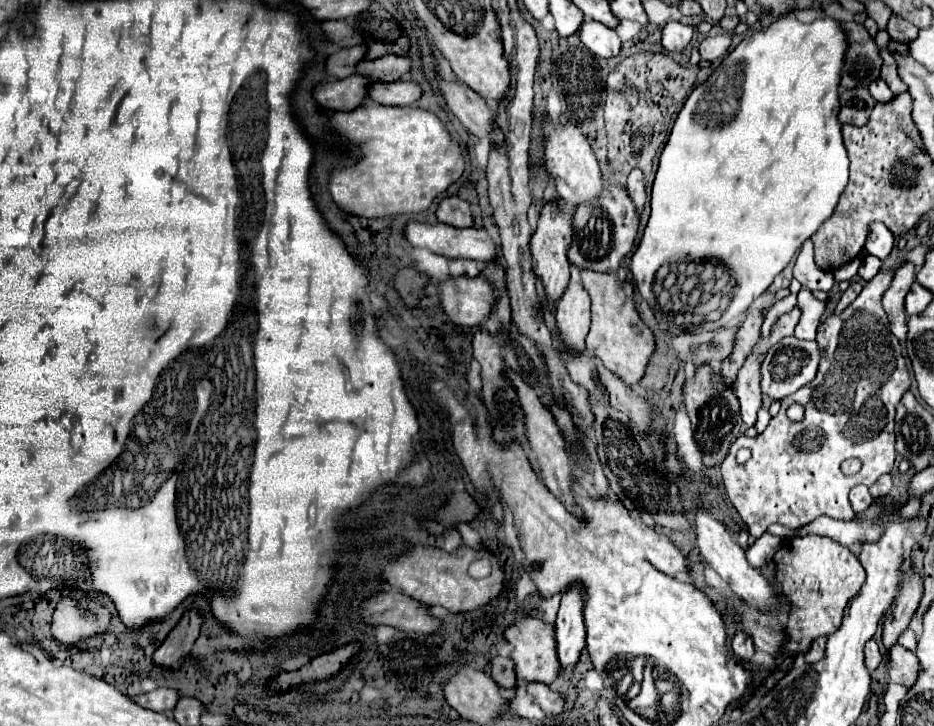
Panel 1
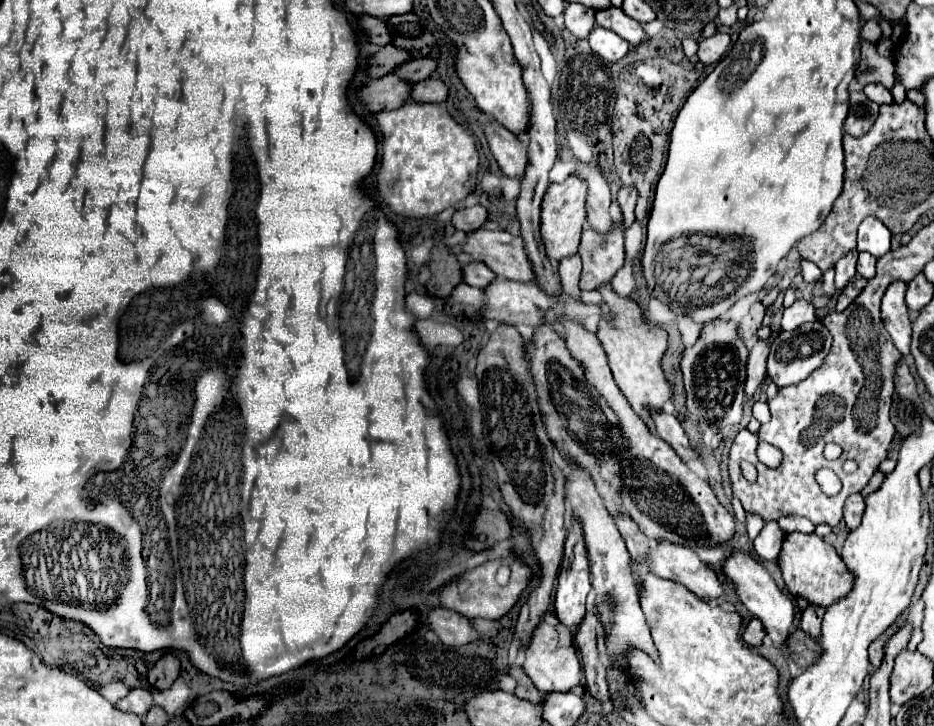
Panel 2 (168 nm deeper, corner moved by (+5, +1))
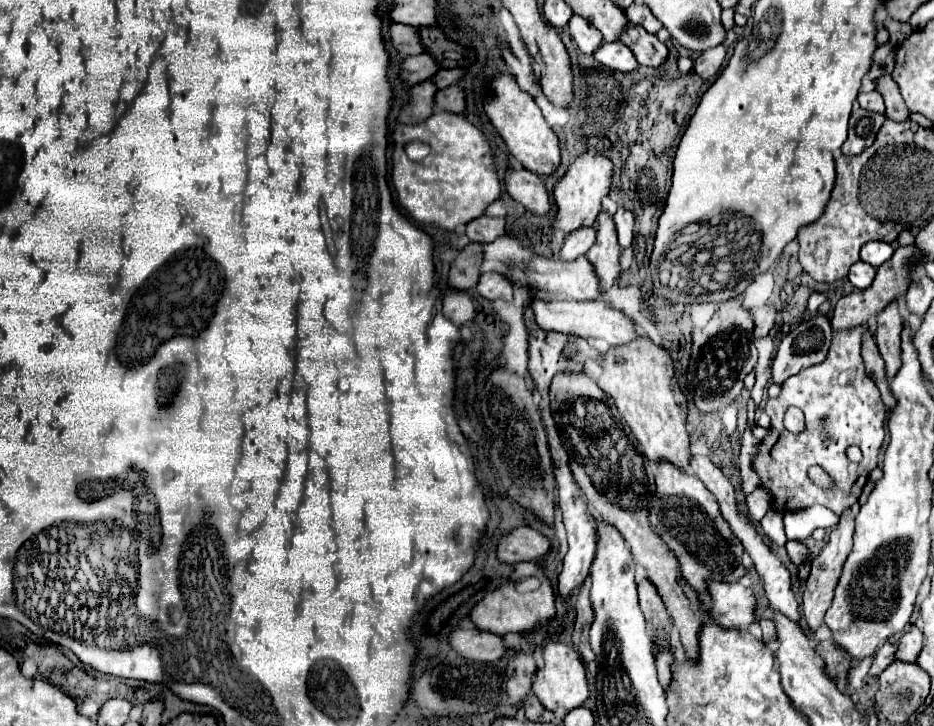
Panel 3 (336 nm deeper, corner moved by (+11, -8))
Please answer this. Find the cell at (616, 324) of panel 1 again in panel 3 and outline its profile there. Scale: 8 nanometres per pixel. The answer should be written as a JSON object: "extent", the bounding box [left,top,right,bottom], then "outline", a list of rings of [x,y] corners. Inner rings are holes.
{"extent":[598,336,688,470],"outline":[[[648,336],[636,338],[626,346],[614,346],[602,356],[604,374],[598,386],[614,398],[614,406],[632,428],[632,434],[644,448],[650,462],[672,462],[680,470],[688,470],[688,432],[686,432],[686,396],[678,388],[672,356],[666,348],[654,344]]]}

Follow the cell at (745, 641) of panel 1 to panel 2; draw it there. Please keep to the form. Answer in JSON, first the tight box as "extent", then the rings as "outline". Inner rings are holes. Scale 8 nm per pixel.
{"extent":[744,617,766,647],"outline":[[[754,617],[754,619],[748,623],[746,631],[744,631],[744,641],[746,641],[748,645],[752,645],[752,647],[760,647],[762,641],[764,641],[764,637],[766,637],[764,625],[762,625],[760,619]]]}

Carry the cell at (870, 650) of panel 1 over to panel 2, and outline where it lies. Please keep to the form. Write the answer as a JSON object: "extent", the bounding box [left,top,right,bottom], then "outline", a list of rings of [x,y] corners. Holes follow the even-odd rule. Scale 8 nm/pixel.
{"extent":[870,639,886,669],"outline":[[[876,639],[872,645],[870,645],[870,663],[872,663],[872,667],[874,669],[878,669],[880,667],[880,661],[882,661],[882,657],[884,657],[884,645],[886,645],[886,641],[884,639]]]}

